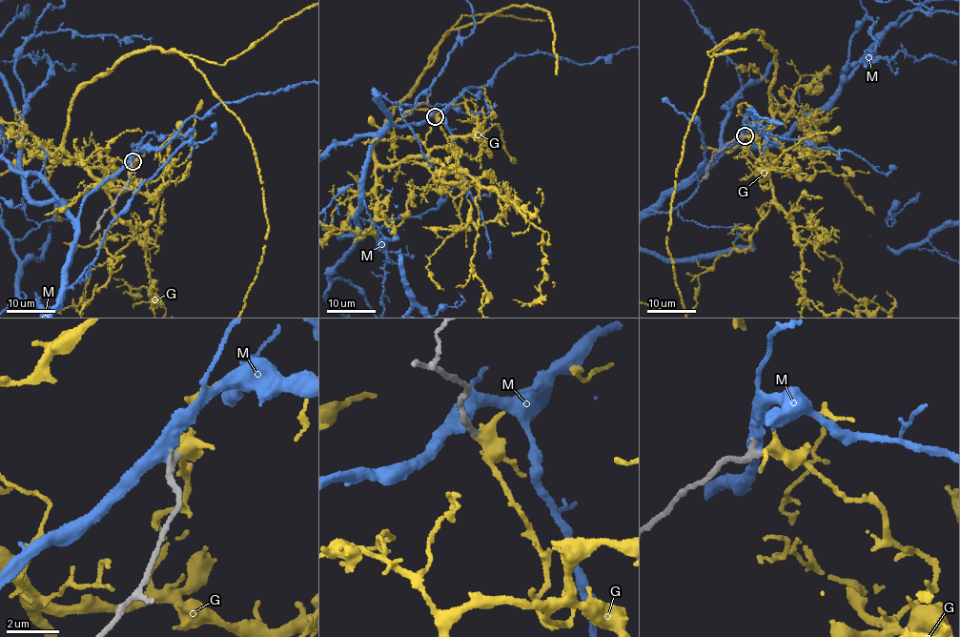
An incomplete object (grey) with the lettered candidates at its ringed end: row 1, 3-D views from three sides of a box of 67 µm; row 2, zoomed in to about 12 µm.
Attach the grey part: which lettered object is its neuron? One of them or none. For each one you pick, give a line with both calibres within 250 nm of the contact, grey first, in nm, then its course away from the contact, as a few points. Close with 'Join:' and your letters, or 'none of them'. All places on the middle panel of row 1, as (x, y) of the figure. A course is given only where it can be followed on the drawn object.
G: calibres 280 and 400 nm
Join: G

